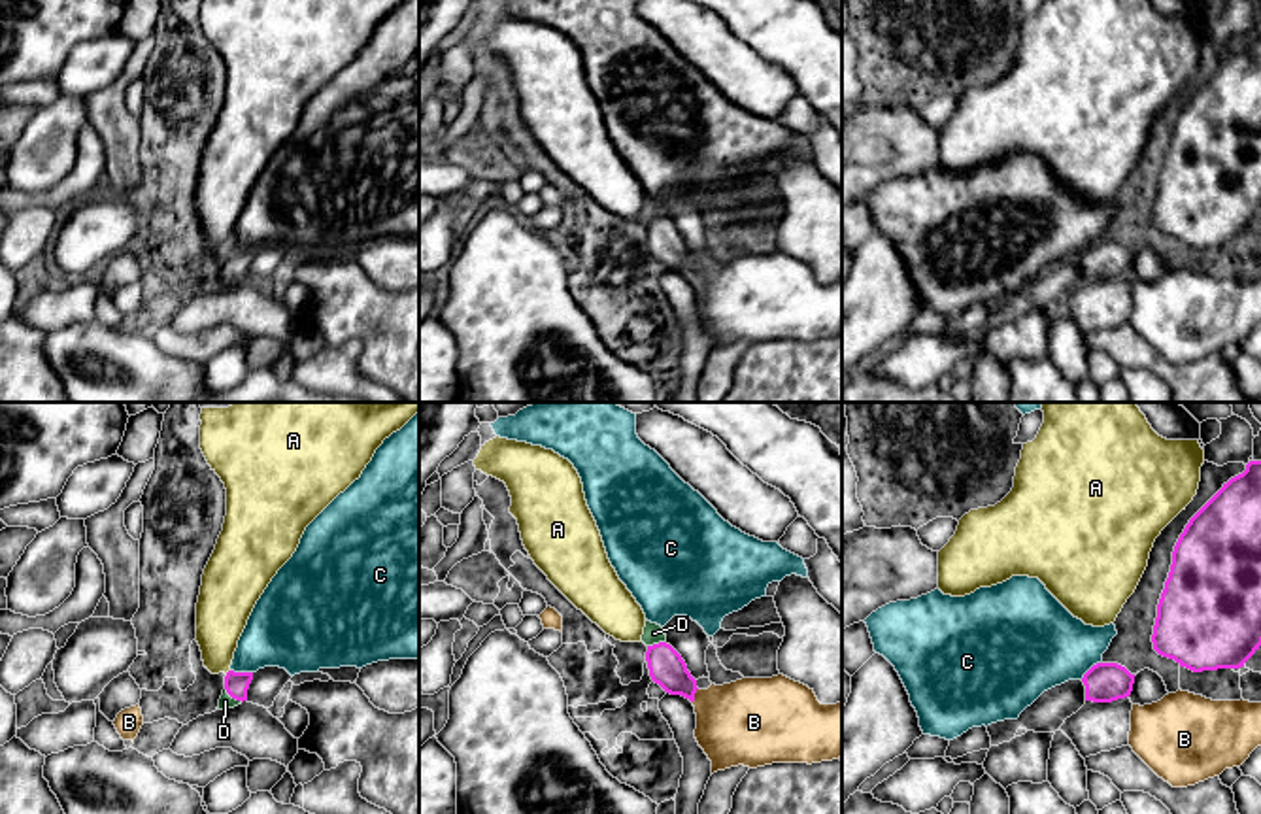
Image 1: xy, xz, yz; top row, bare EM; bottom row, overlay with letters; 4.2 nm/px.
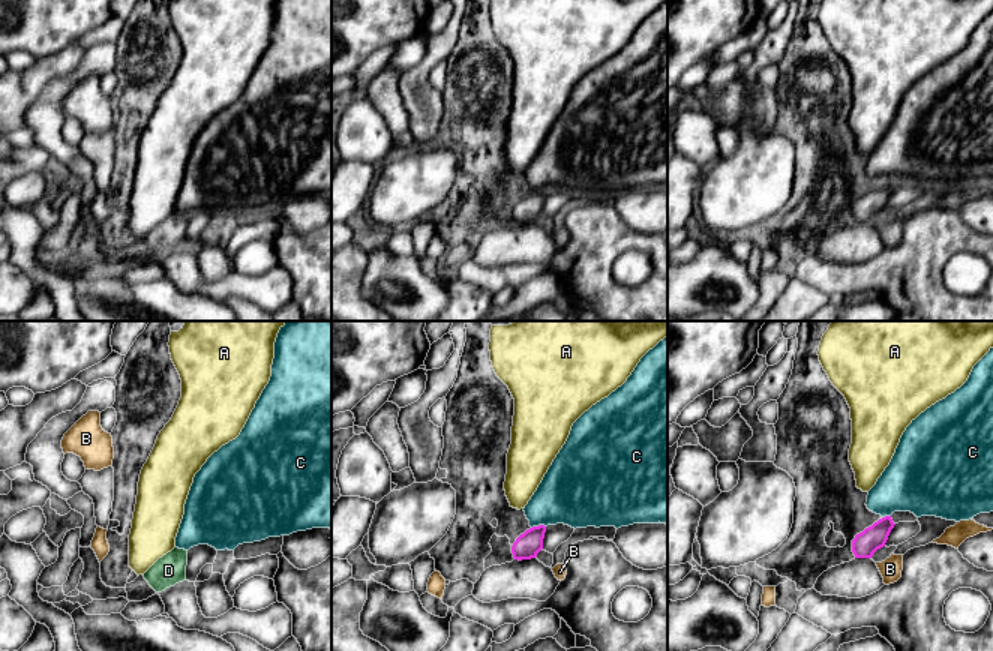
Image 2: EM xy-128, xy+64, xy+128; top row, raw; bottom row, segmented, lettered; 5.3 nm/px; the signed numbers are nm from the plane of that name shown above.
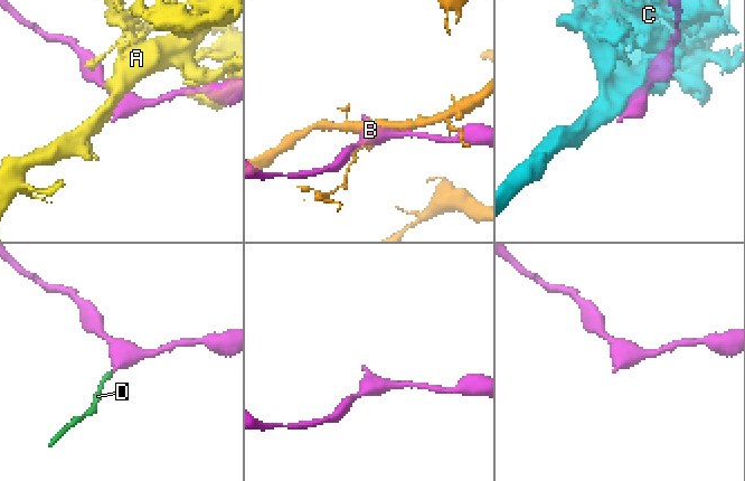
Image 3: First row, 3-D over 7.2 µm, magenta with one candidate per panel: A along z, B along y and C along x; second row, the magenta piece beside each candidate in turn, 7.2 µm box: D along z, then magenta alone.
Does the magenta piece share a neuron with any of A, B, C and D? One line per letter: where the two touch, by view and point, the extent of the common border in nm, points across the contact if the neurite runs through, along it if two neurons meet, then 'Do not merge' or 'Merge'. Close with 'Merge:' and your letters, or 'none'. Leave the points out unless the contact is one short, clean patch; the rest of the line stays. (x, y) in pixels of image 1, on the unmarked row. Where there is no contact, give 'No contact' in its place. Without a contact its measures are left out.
A: No contact. Do not merge
B: Touches magenta at xz (693, 272). Shared border 70 nm. Do not merge
C: Touches magenta at xy (242, 250). Shared border 100 nm. Do not merge
D: Touches magenta at xy (233, 274). Shared border 100 nm. Path across: xy (236, 261), (233, 274), (225, 278). Merge
Merge: D

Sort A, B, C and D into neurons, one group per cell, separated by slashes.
A / B / C / D

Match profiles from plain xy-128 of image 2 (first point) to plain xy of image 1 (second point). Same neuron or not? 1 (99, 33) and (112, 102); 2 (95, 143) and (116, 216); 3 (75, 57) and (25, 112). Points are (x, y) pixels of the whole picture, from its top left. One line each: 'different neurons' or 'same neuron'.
1: different neurons
2: different neurons
3: same neuron

